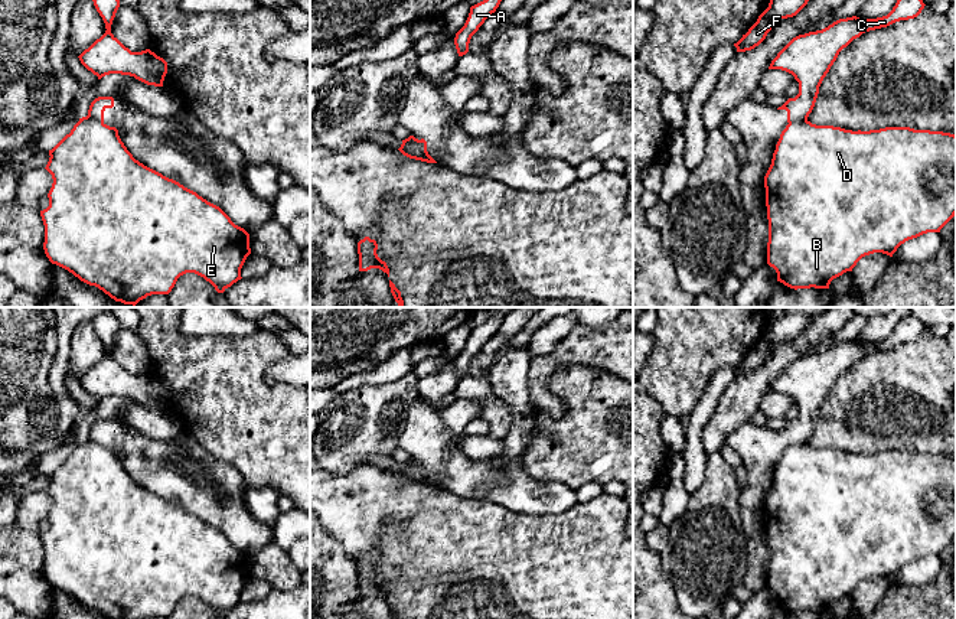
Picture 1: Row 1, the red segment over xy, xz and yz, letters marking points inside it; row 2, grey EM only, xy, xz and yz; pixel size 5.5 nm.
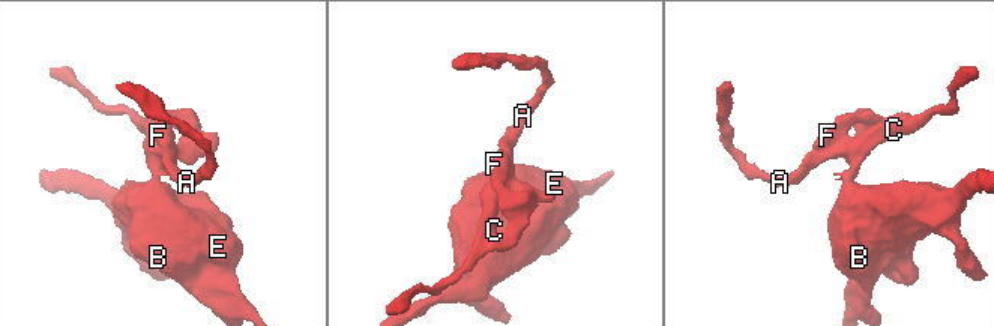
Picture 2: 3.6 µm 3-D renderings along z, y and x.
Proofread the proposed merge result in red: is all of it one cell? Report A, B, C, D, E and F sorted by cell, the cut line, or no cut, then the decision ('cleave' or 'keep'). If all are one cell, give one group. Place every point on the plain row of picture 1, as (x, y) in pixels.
A C F / B D E; cut in yz along (806, 442), (789, 448); cleave

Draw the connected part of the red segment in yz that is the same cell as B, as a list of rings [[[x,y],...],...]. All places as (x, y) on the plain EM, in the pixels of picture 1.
[[[807,443],[786,449],[773,476],[771,488],[764,499],[766,530],[769,543],[767,587],[777,596],[777,605],[790,612],[829,612],[833,602],[852,594],[857,586],[869,577],[882,576],[890,580],[908,563],[940,553],[956,538],[956,459],[943,455],[914,453],[910,450],[885,450],[869,455],[852,455],[833,449],[816,449]]]

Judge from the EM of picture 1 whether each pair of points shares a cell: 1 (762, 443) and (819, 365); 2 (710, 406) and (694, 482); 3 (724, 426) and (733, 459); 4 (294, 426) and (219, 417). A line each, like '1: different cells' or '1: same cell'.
1: same cell
2: same cell
3: different cells
4: same cell

